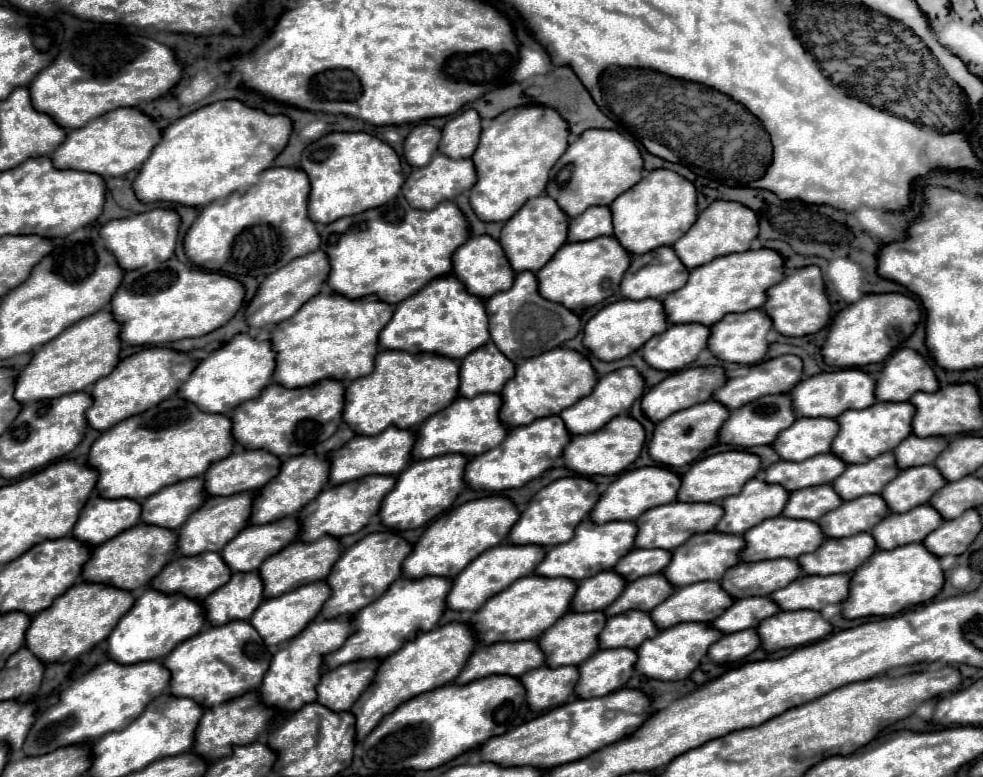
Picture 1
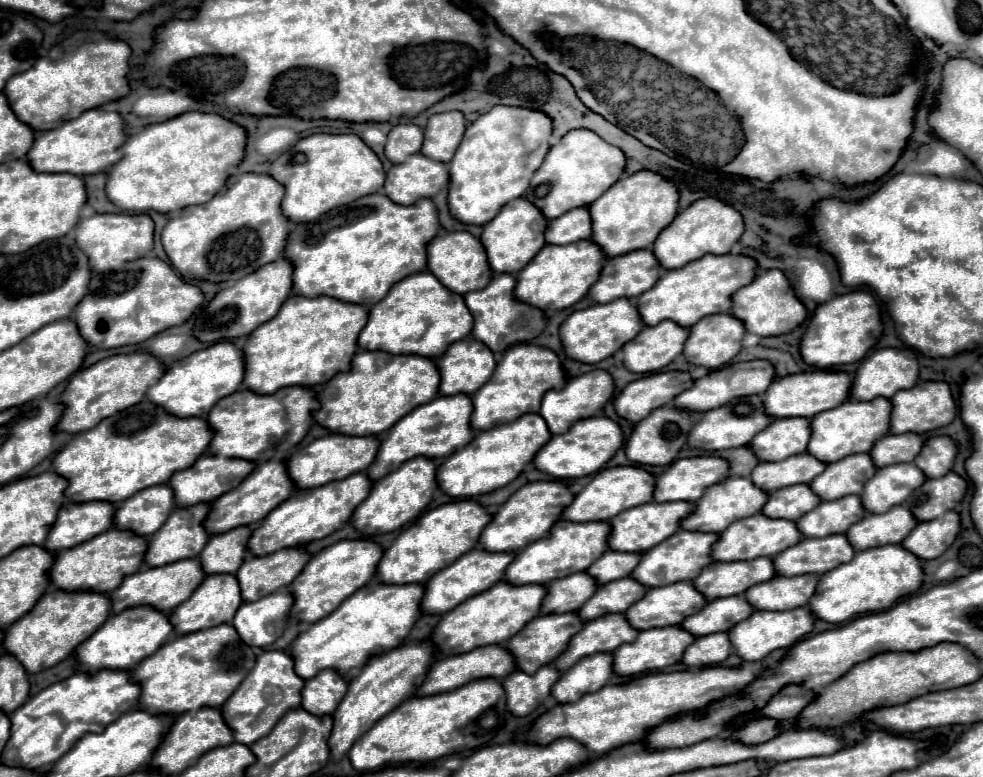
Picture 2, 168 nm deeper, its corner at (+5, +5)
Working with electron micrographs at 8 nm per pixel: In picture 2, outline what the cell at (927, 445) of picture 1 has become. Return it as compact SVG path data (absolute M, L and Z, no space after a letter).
M916 433L884 435L872 445L868 455L872 457L872 463L880 469L880 467L892 465L892 463L914 461L914 457L916 457L916 453L920 453L922 445L924 445L924 439L922 439L922 435L916 435Z

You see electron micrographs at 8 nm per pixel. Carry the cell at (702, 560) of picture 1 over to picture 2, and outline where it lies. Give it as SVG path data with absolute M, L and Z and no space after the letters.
M678 529L672 537L668 537L666 541L662 541L660 545L652 547L650 551L642 553L640 563L636 565L636 569L630 573L632 579L636 579L638 583L642 583L644 587L662 587L662 585L670 585L670 583L678 583L678 581L692 581L700 575L700 571L712 563L712 545L716 543L718 535L716 533L692 533L692 531L684 531Z

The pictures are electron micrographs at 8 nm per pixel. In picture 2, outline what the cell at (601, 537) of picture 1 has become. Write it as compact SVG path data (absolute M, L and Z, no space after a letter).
M560 519L556 521L556 525L552 525L548 537L538 539L516 553L516 557L512 559L512 563L504 573L504 579L510 585L530 585L530 583L546 585L552 579L586 571L608 549L608 535L610 525L604 521L590 521L588 525L576 525L572 521Z

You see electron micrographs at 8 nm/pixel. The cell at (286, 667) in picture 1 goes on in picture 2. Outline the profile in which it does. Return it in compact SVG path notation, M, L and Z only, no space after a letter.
M266 651L256 659L256 665L252 673L240 683L240 689L232 693L232 697L220 707L222 717L226 725L232 729L234 741L242 745L252 745L260 737L268 735L276 721L290 711L300 707L300 691L304 687L304 681L296 677L292 669L292 659L284 651Z

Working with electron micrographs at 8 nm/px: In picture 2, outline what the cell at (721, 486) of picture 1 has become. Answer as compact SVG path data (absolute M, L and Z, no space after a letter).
M692 457L674 461L656 477L654 501L688 501L696 503L708 485L728 477L728 461L720 457Z

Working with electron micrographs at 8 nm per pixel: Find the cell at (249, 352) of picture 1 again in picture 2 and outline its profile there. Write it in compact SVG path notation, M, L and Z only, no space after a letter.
M220 341L168 367L160 381L146 391L146 399L174 417L206 417L208 409L212 409L212 405L220 401L220 397L226 397L228 393L234 393L236 389L242 387L242 377L244 377L242 351L228 341Z

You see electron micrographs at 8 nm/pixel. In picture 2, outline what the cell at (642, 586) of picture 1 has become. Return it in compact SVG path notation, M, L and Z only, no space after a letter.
M632 577L600 585L596 593L578 609L580 619L592 621L606 613L624 613L632 603L640 601L646 591L648 589L644 585L636 585Z

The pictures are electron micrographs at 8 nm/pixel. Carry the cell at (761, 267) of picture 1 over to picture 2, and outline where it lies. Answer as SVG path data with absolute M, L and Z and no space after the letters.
M708 255L702 257L700 261L692 261L680 269L674 271L664 271L664 277L660 281L644 291L640 297L634 299L638 313L644 321L644 325L658 325L664 319L674 321L676 325L688 329L692 327L698 319L714 313L728 313L732 307L730 295L752 283L756 277L758 265L754 259L744 257L744 255Z

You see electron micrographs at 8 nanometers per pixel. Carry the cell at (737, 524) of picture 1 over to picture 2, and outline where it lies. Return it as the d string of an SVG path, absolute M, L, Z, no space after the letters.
M728 477L722 483L716 483L704 491L700 501L696 501L694 511L680 521L680 527L704 533L722 533L730 523L756 515L764 507L764 501L768 501L768 495L758 489L748 477Z

